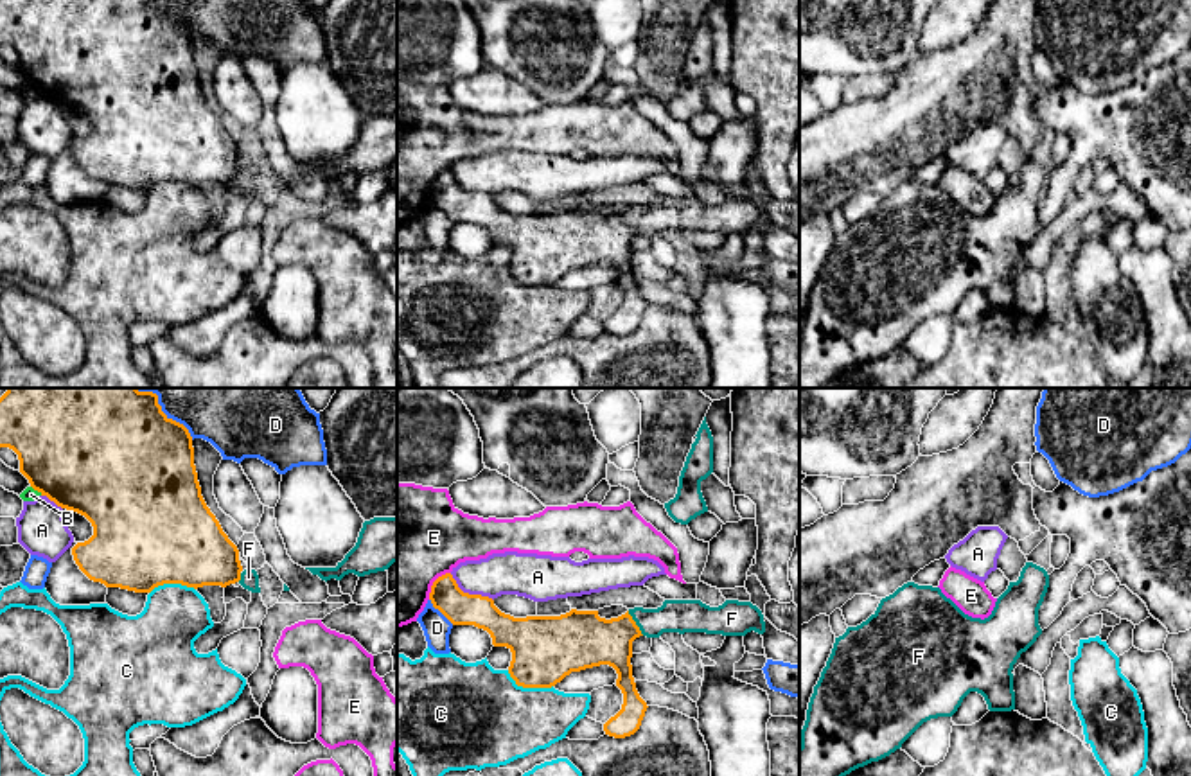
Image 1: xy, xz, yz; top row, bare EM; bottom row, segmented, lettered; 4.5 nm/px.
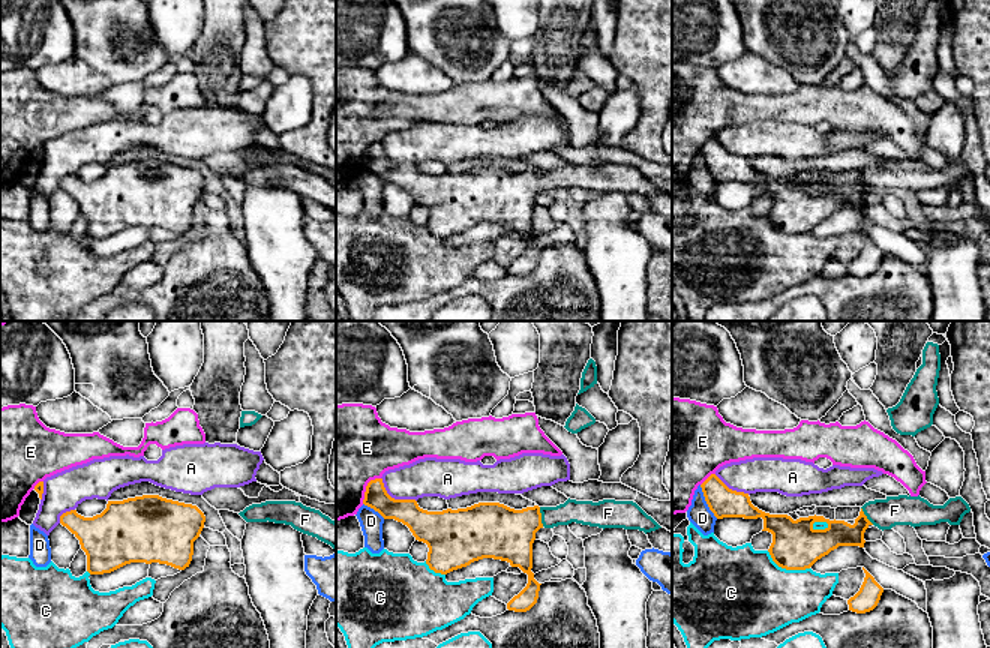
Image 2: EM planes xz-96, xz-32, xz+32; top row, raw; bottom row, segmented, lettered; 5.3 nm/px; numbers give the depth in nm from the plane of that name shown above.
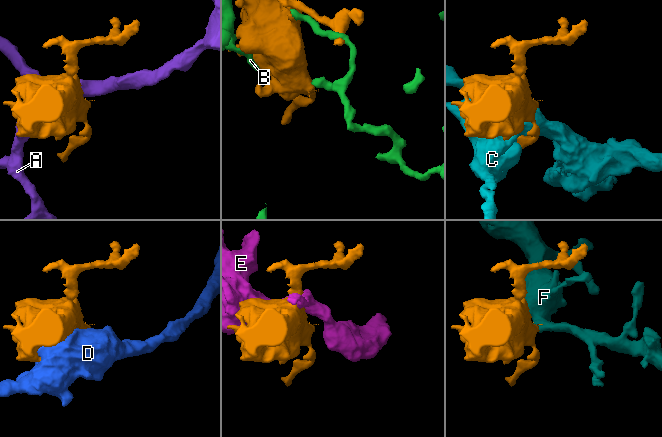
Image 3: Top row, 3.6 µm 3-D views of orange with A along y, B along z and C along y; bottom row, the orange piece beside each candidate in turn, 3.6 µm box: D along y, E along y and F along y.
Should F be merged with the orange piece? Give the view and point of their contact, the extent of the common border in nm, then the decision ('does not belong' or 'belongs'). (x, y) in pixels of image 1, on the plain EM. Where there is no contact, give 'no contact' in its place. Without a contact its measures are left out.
xz (635, 221) | 130 nm | belongs

